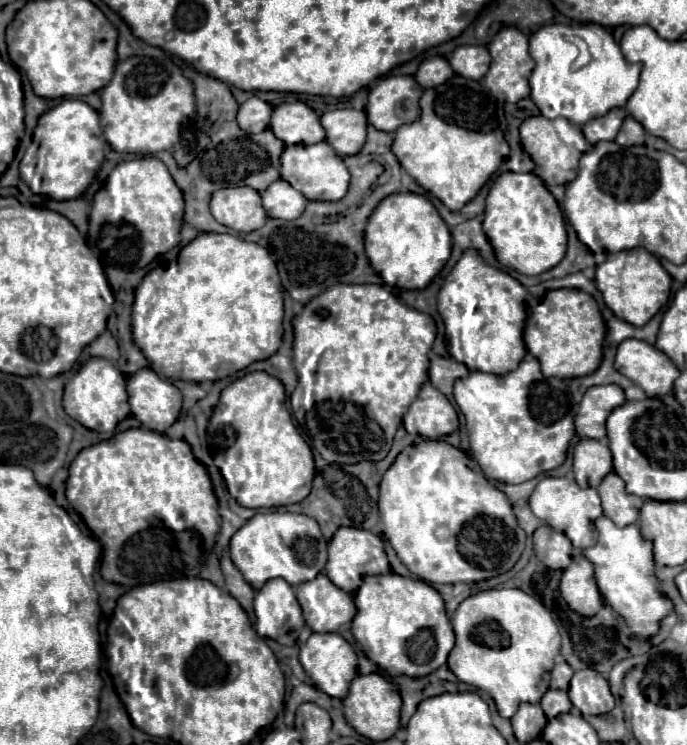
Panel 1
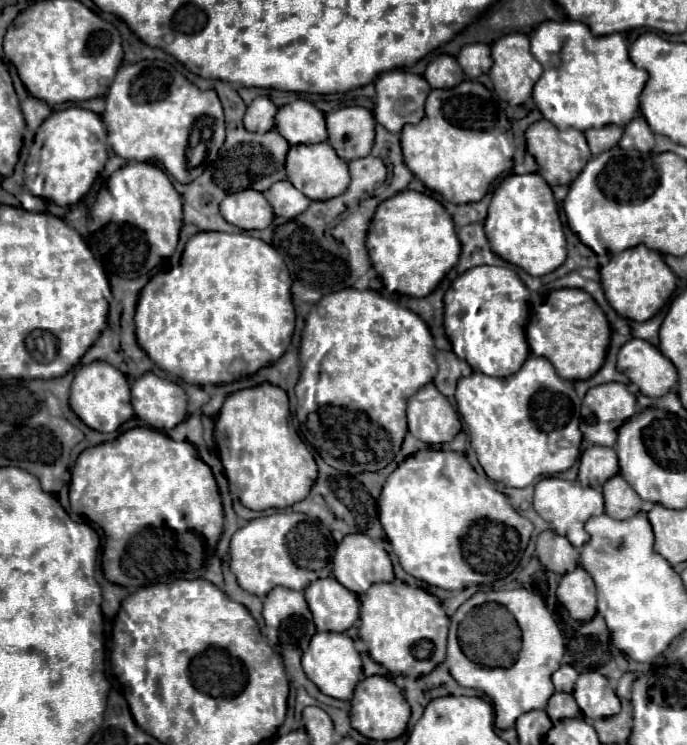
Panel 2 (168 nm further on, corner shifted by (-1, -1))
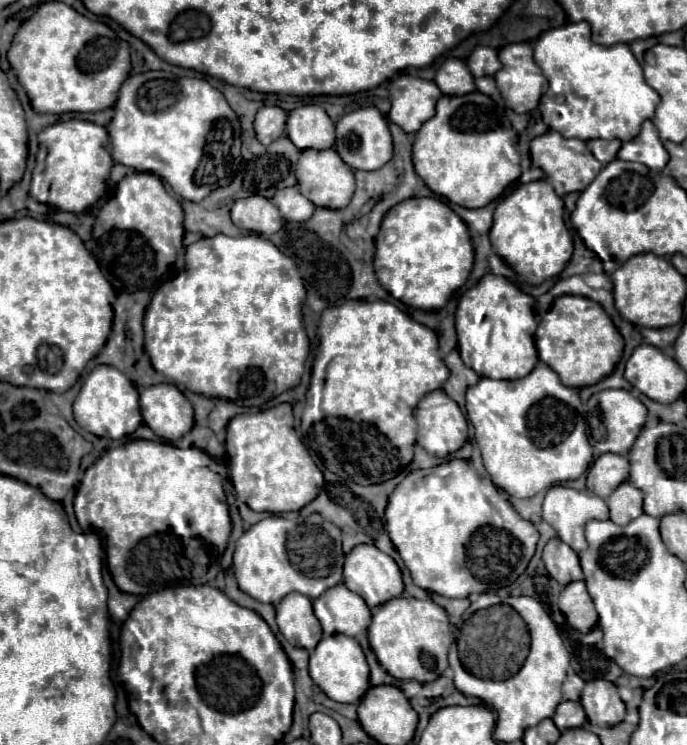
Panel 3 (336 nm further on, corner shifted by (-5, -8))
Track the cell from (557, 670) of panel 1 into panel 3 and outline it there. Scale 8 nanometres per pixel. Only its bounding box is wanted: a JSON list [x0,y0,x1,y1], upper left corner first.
[561,672,585,700]

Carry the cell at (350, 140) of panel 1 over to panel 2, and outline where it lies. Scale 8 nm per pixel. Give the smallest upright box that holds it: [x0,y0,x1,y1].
[327,107,375,159]

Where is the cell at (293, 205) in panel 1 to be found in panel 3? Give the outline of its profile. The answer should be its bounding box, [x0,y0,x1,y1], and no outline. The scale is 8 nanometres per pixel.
[271,186,315,222]

